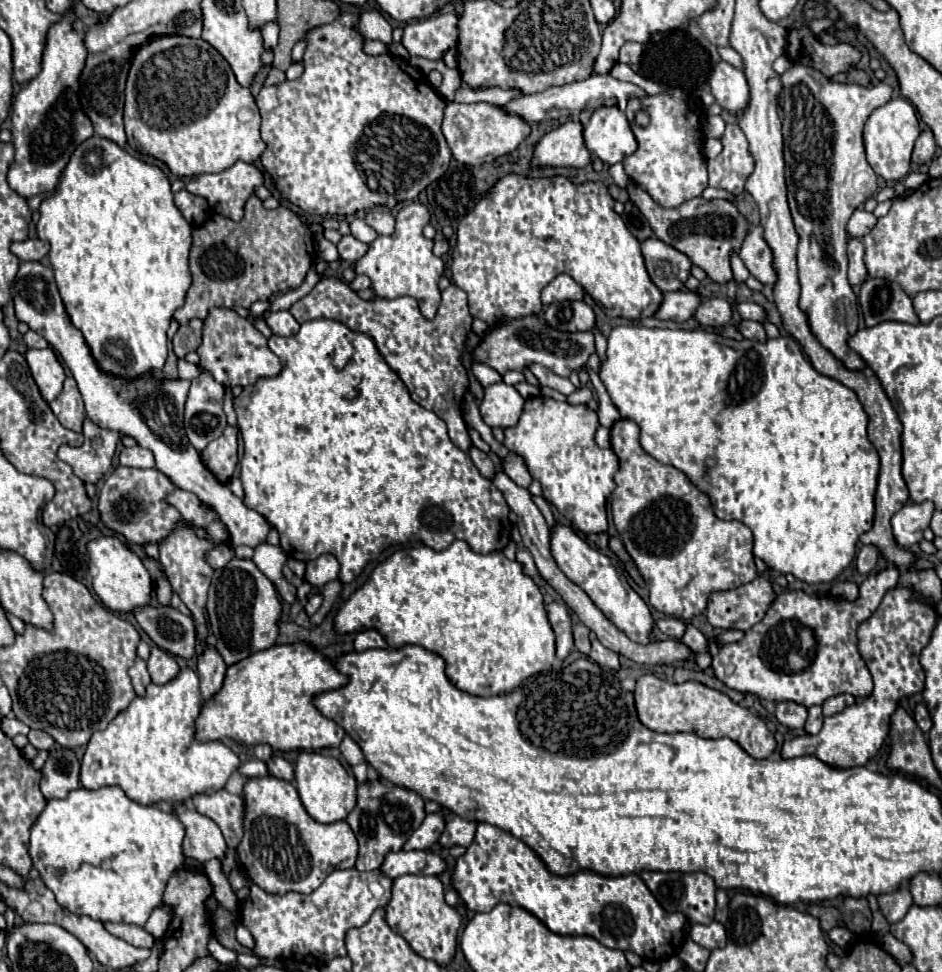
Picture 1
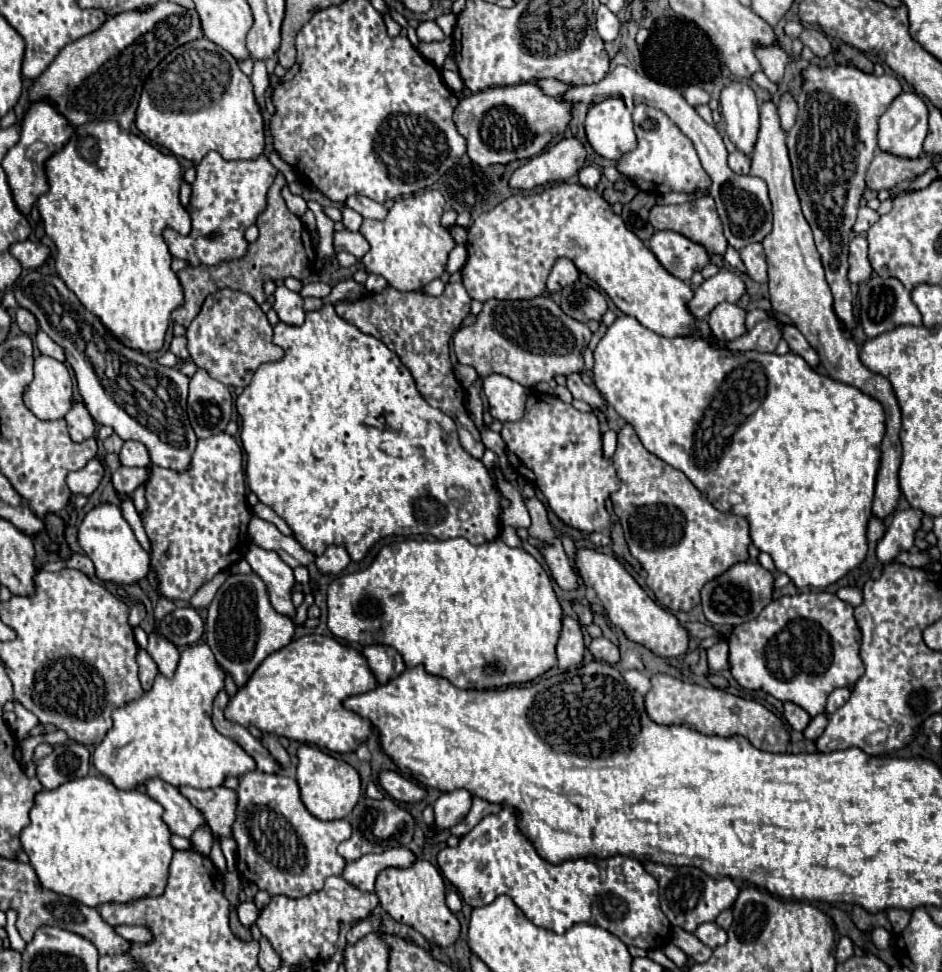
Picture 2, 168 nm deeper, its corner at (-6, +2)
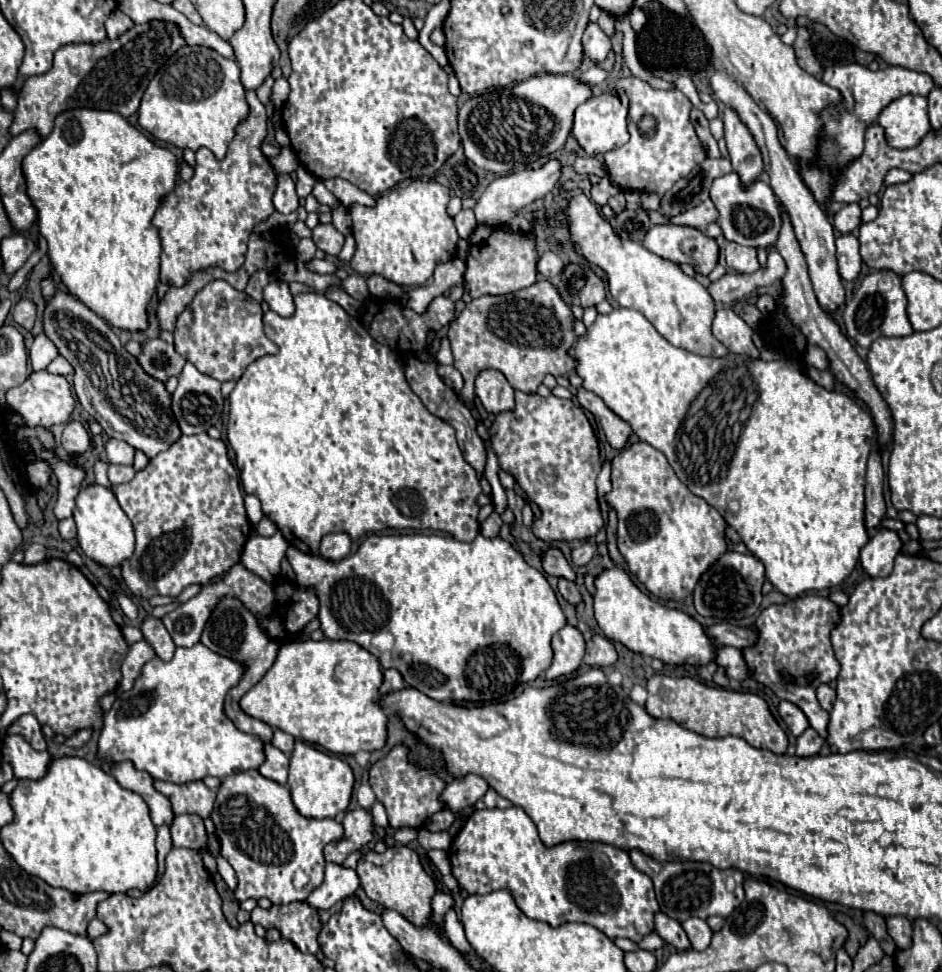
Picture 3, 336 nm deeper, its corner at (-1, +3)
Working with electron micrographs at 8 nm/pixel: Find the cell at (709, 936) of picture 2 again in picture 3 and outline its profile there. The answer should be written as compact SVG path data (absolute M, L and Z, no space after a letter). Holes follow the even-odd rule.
M687 918L681 926L687 932L693 950L705 950L711 944L713 932L711 932L711 928L707 926L705 920L701 920L701 918Z

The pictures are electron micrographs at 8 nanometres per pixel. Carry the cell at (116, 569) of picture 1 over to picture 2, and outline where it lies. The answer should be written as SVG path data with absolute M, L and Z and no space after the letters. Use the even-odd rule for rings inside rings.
M104 503L94 507L82 521L78 529L78 543L88 553L96 567L96 577L100 581L116 585L136 585L146 579L150 571L150 557L136 541L128 521L122 517L122 511L116 505Z

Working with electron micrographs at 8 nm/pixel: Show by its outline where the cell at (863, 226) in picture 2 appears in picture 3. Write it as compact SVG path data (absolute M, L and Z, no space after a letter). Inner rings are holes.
M847 204L833 216L833 226L835 226L835 230L847 234L847 232L853 232L855 228L859 228L859 220L861 220L859 204Z

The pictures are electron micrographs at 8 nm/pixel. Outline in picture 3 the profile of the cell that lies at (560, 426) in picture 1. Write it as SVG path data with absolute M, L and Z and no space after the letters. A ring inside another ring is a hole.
M517 390L515 408L497 414L493 426L489 428L489 436L491 436L491 446L499 456L501 468L517 480L527 498L533 500L541 510L539 520L535 520L531 528L537 538L545 542L559 542L559 540L569 542L569 540L587 540L599 532L599 528L603 526L603 518L597 504L597 488L595 488L595 480L601 470L599 442L587 416L577 404L555 396L543 398L539 394L525 394Z

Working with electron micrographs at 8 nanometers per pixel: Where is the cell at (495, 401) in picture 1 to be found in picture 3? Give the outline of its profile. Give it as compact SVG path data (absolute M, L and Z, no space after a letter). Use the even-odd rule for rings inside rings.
M483 370L475 378L475 394L487 412L499 414L513 408L513 388L499 370Z

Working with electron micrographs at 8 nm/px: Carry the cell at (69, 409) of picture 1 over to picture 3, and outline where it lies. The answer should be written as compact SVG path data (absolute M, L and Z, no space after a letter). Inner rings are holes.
M69 422L63 430L61 446L69 456L83 456L91 446L91 436L81 422Z

